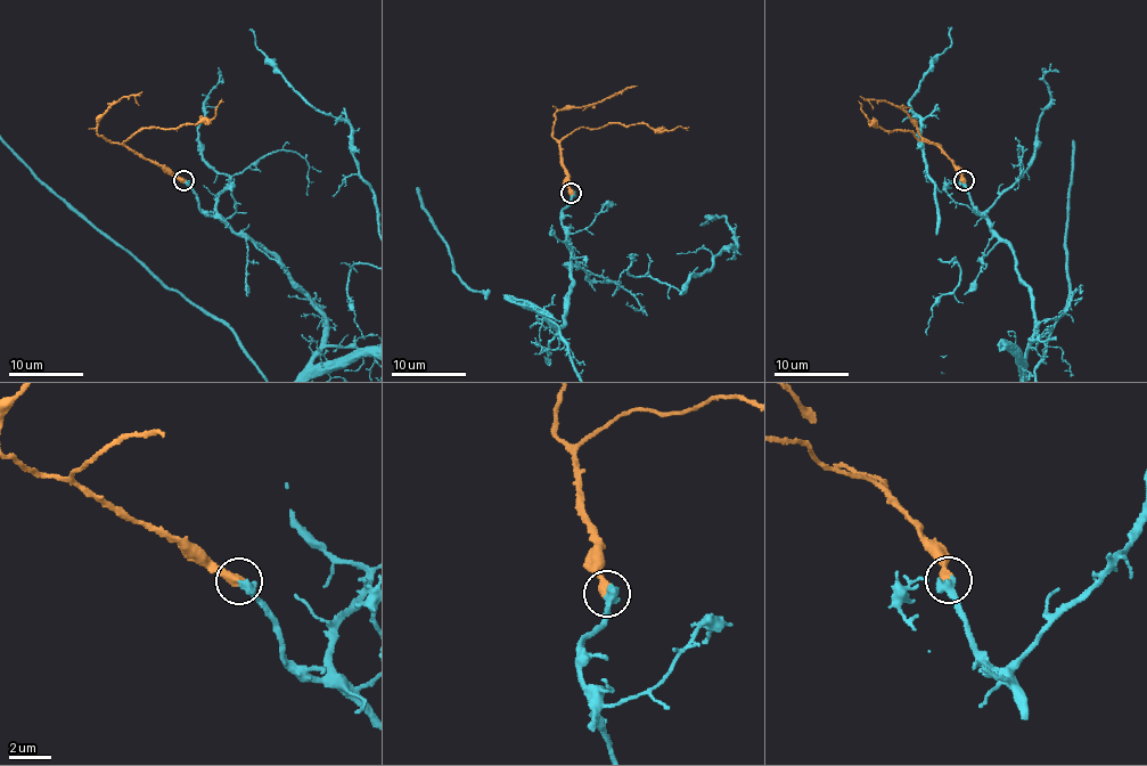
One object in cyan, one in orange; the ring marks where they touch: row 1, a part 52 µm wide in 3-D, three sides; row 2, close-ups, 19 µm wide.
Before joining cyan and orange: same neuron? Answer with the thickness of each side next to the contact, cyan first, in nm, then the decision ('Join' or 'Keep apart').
Thickness 500 nm (cyan) against 500 nm. Join

